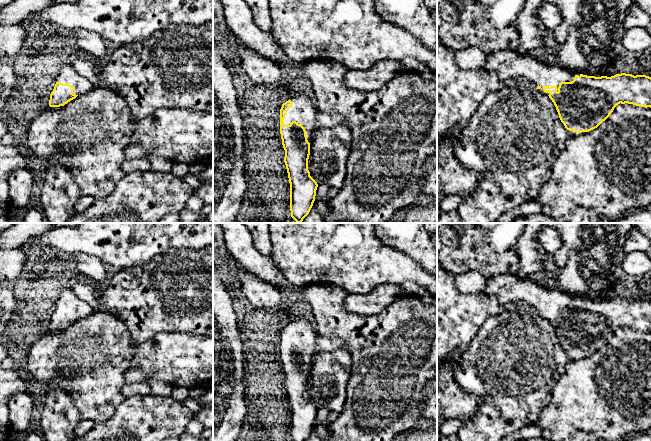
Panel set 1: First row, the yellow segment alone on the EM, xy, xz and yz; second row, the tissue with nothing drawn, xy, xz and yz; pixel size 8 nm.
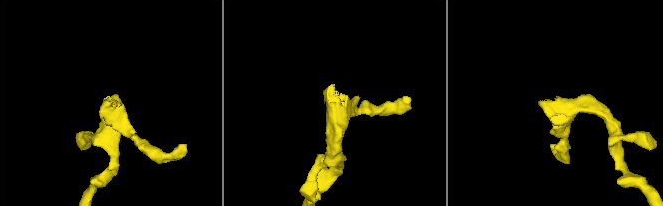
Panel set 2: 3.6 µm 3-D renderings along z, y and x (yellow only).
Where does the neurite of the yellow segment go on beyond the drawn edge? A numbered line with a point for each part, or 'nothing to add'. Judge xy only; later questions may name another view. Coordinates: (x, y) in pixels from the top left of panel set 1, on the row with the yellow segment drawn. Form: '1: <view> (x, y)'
1: xy (68, 75)

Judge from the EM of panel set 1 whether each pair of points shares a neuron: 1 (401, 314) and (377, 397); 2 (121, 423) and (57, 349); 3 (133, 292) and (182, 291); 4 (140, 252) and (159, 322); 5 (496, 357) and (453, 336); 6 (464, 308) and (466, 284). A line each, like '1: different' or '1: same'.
1: same
2: different
3: same
4: different
5: different
6: different

